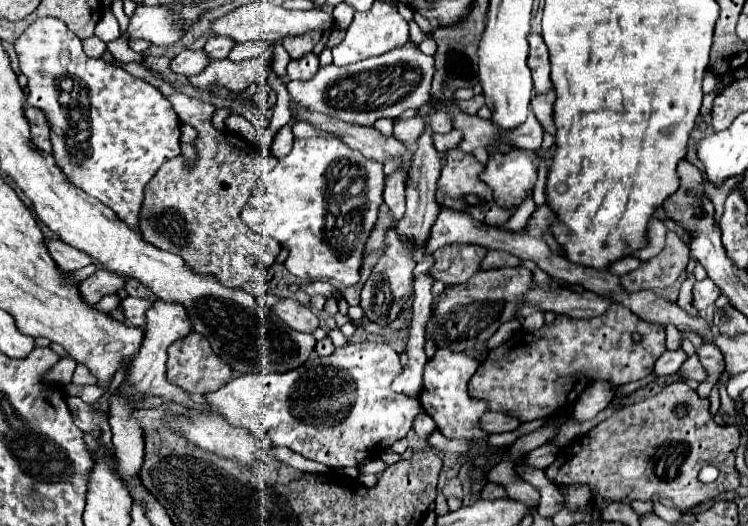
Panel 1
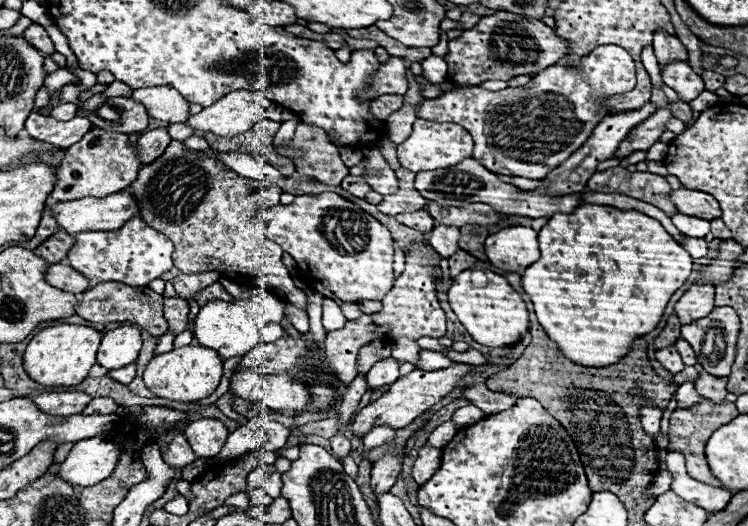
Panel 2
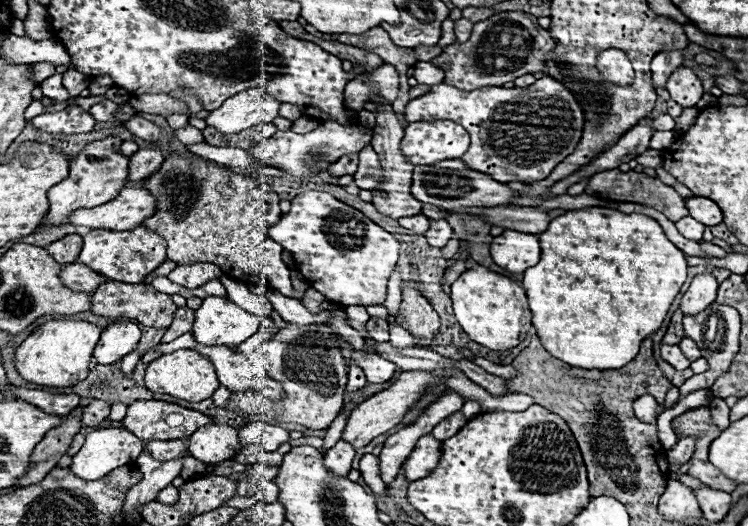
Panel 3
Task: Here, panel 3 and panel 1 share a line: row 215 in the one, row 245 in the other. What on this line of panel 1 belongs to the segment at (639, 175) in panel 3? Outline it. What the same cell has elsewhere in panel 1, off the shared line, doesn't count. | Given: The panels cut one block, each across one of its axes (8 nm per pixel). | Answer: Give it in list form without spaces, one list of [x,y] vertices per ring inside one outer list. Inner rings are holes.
[[[668,230],[664,250],[658,256],[646,260],[640,268],[620,276],[620,286],[626,292],[672,286],[684,274],[690,260],[688,254],[688,244],[676,232]]]

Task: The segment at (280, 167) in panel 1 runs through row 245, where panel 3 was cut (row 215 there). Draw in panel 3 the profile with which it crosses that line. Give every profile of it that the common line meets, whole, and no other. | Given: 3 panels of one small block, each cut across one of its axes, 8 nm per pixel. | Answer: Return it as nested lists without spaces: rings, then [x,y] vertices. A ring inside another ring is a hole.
[[[304,192],[292,200],[290,212],[282,214],[270,230],[272,240],[282,244],[304,274],[308,284],[340,306],[384,304],[386,282],[398,262],[398,240],[366,218],[360,210],[336,200],[328,192]]]

